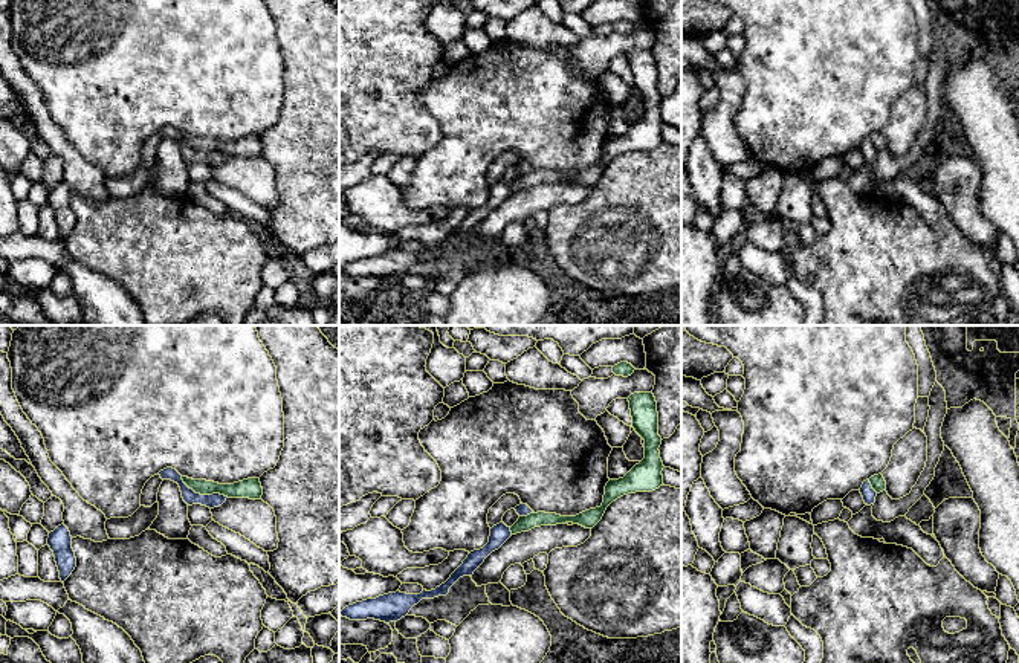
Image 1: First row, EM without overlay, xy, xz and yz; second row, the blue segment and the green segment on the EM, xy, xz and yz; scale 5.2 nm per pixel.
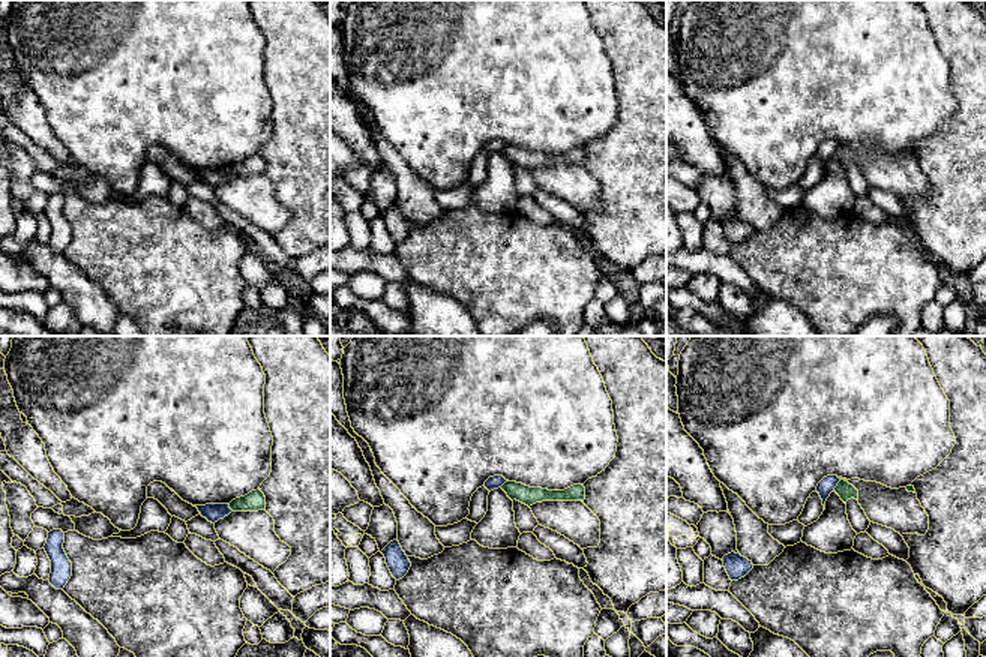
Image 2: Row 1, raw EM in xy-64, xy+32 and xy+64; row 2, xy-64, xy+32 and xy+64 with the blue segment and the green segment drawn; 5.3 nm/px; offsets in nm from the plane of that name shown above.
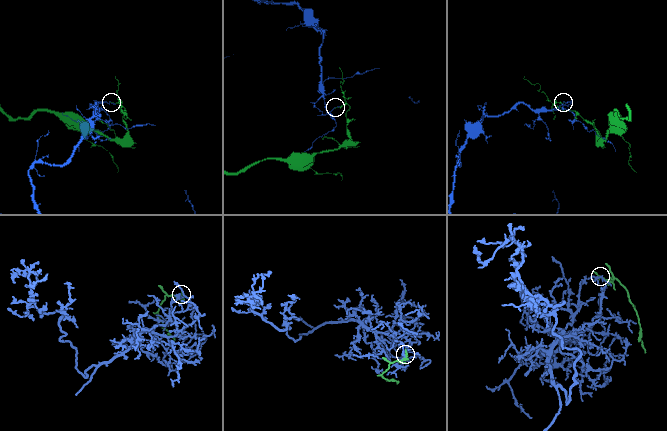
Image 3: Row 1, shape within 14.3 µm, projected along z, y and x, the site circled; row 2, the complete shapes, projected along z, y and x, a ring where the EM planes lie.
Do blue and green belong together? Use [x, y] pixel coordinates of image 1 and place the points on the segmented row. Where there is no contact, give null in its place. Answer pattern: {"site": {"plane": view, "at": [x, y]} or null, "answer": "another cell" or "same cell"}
{"site": {"plane": "xy", "at": [203, 495]}, "answer": "another cell"}

